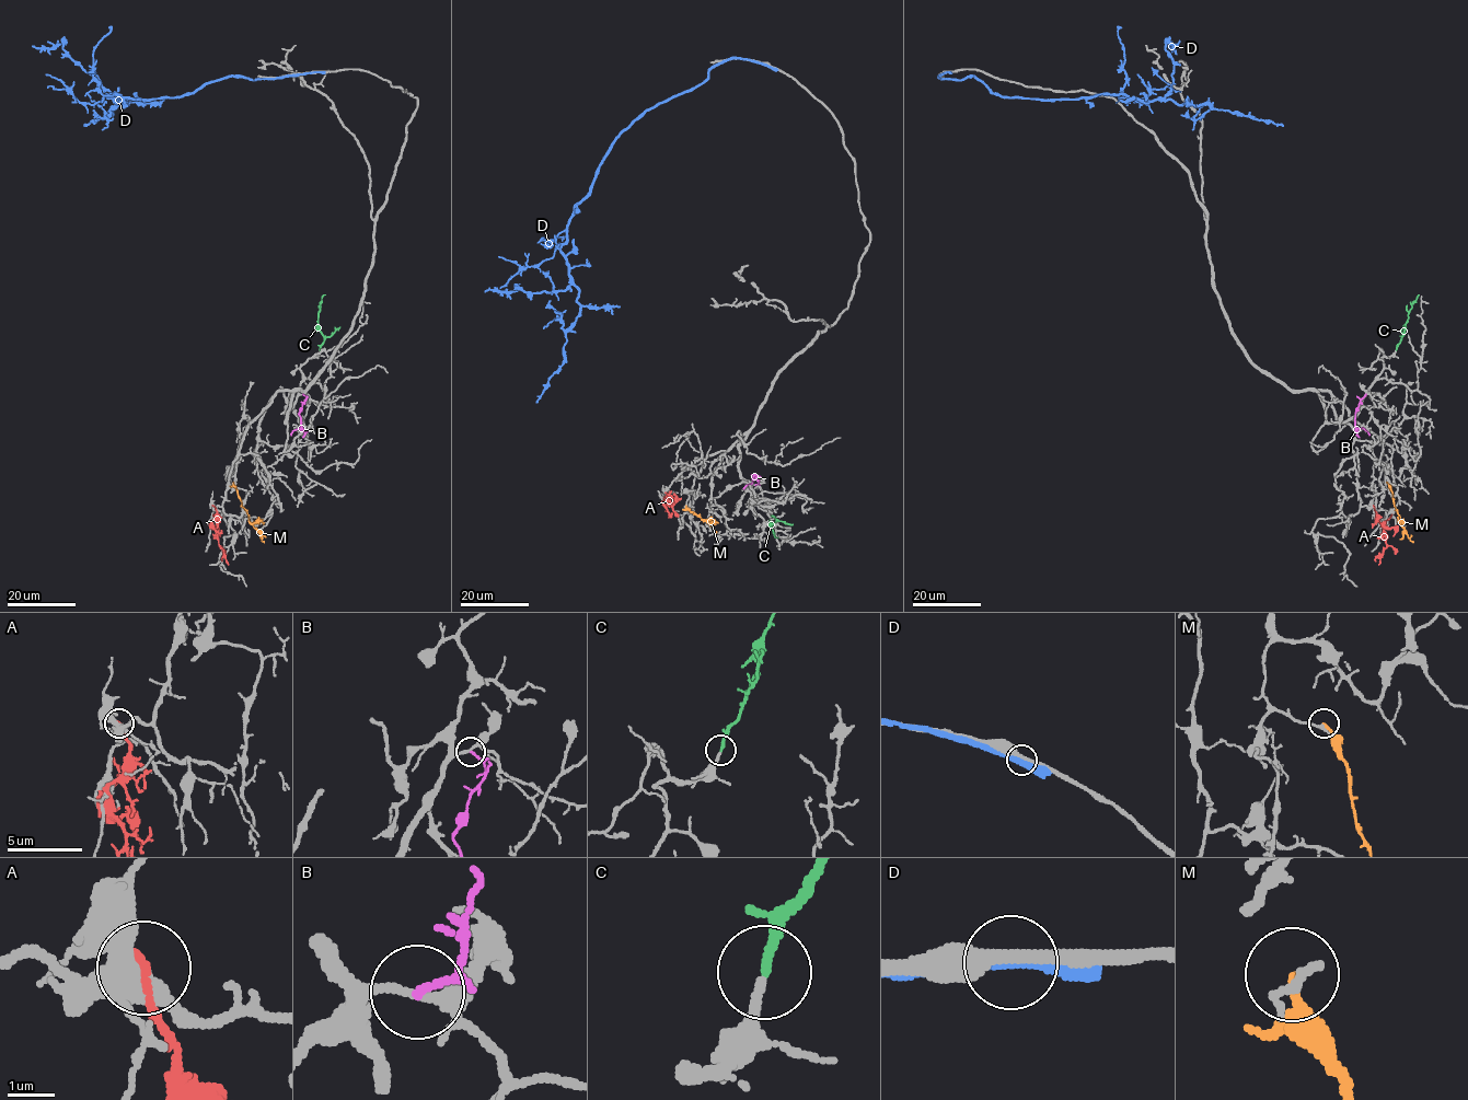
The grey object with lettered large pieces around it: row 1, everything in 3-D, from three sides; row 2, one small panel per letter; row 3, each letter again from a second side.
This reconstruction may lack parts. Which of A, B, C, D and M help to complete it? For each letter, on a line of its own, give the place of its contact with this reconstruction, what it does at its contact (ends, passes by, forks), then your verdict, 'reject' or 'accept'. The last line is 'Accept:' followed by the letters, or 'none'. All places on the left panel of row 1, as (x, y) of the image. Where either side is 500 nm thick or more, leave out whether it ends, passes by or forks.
A: contact (215, 507); it ends; reject
B: contact (302, 394); it ends; reject
C: contact (320, 349); it ends; accept
D: contact (318, 72); it passes by; reject
M: contact (233, 482); it ends; reject
Accept: C

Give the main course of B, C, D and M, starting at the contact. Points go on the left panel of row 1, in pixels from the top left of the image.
B: (302, 394), (305, 400), (299, 412), (301, 427), (290, 436)
C: (320, 350), (324, 338), (318, 313), (324, 294)
D: (318, 72), (251, 80), (228, 77), (175, 96), (110, 95), (127, 105), (117, 105), (111, 114), (83, 126)
M: (233, 482), (250, 522), (264, 542)

